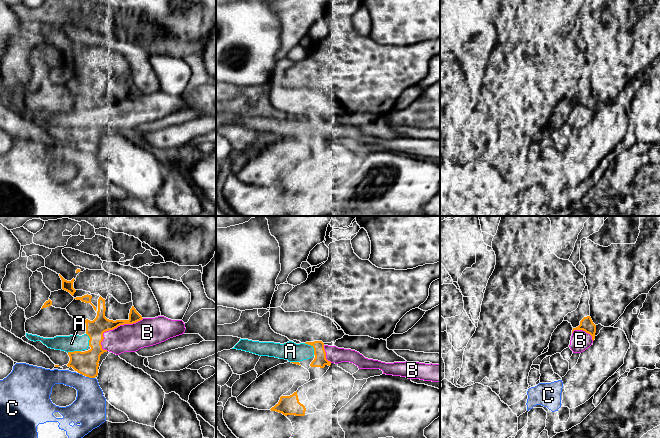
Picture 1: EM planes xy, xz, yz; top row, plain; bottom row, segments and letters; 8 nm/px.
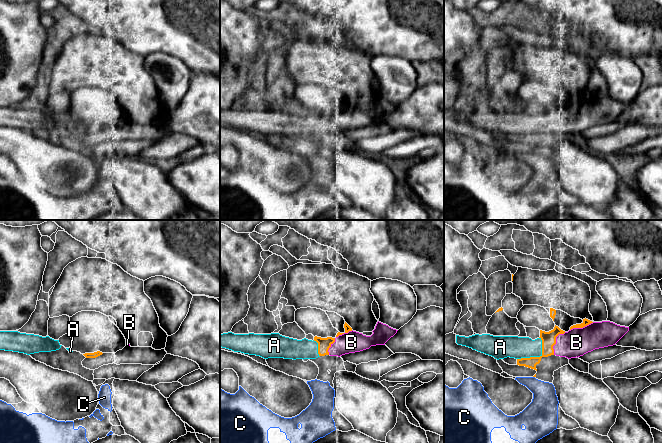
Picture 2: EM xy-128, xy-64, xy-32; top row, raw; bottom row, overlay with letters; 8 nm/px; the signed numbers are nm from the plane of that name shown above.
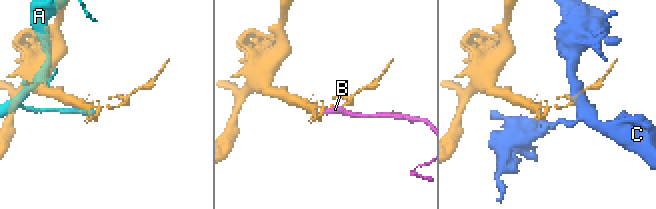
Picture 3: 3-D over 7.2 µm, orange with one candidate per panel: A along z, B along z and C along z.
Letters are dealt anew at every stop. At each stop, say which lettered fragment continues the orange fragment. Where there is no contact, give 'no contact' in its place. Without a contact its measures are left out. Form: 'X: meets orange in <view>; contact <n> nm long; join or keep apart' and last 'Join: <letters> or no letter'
A: meets orange in xz; contact 130 nm long; keep apart
B: meets orange in xy; contact 420 nm long; keep apart
C: meets orange in xy; contact 70 nm long; keep apart
Join: no letter

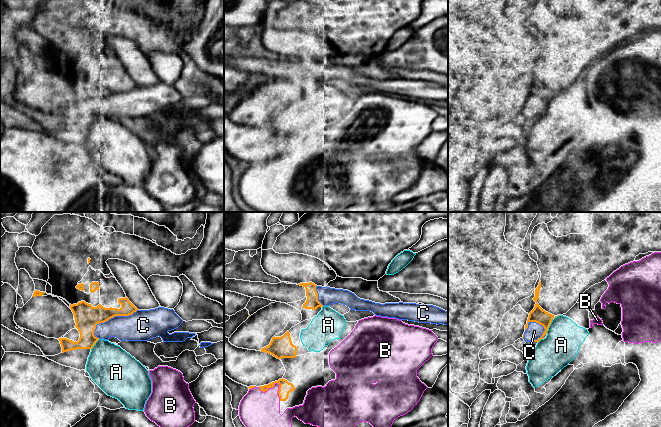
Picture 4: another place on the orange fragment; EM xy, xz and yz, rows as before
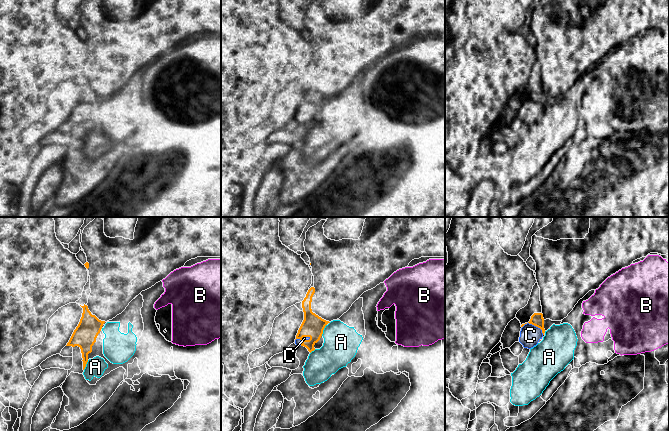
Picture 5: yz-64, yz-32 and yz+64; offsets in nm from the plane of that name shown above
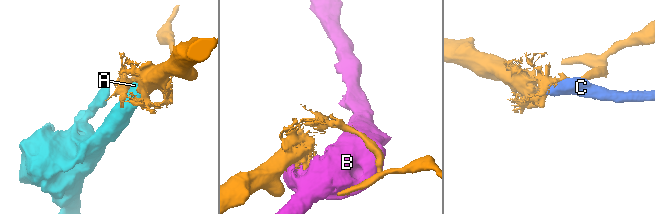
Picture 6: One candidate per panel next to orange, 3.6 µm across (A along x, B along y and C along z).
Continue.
A: meets orange in yz; contact 130 nm long; join
B: meets orange in xz; contact 220 nm long; keep apart
C: meets orange in xy; contact 420 nm long; keep apart
Join: A

